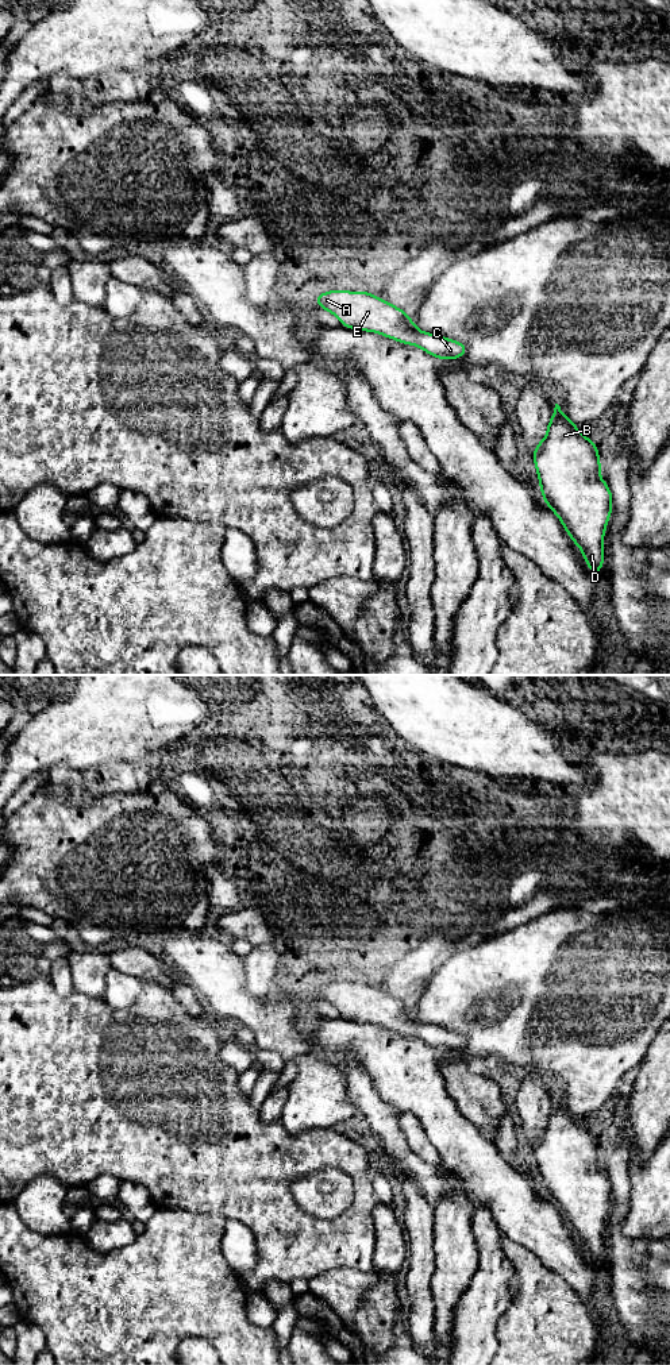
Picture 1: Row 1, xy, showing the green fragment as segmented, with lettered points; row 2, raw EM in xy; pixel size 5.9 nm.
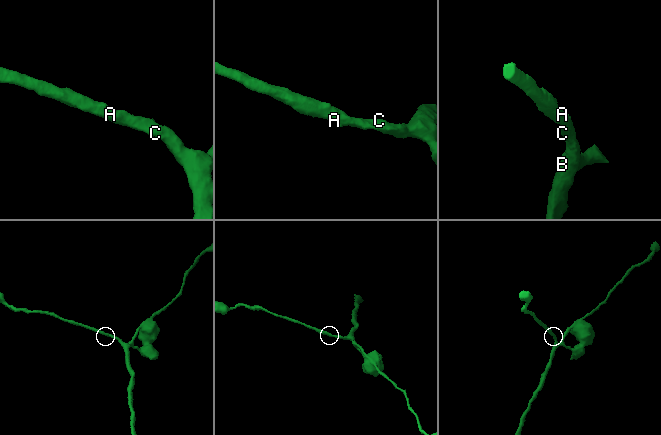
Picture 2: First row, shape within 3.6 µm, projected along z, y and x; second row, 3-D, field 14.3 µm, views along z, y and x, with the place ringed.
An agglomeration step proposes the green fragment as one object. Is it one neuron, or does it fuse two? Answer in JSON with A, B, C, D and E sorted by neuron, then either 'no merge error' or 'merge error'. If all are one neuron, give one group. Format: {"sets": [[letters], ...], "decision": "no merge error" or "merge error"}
{"sets": [["A", "B", "C", "D", "E"]], "decision": "no merge error"}

